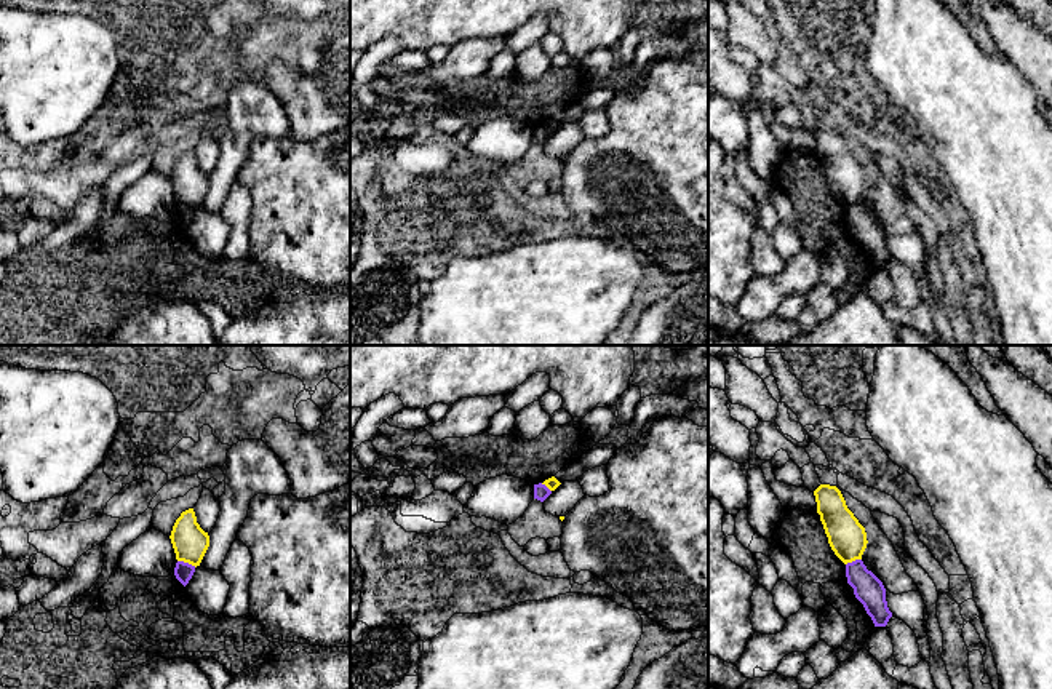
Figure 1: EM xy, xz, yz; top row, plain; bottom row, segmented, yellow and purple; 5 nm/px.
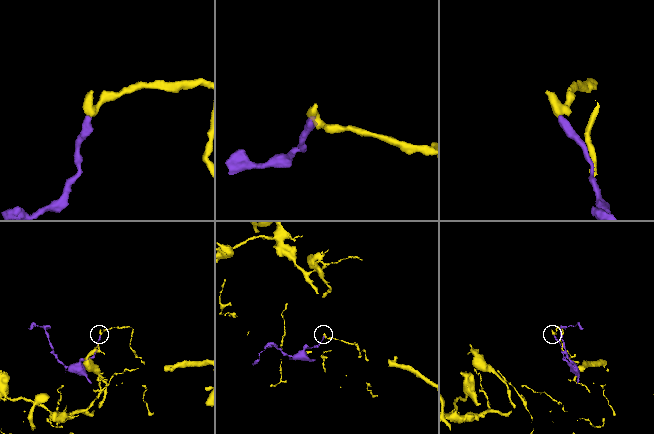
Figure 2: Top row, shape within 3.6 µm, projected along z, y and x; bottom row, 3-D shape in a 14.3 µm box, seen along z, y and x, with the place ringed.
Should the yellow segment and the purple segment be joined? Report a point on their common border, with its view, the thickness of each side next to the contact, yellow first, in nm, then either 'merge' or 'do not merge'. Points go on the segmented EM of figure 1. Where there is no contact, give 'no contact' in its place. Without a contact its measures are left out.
meets yellow in xy at (187, 561); 180 nm thick on the yellow side, 90 nm on the other; do not merge

